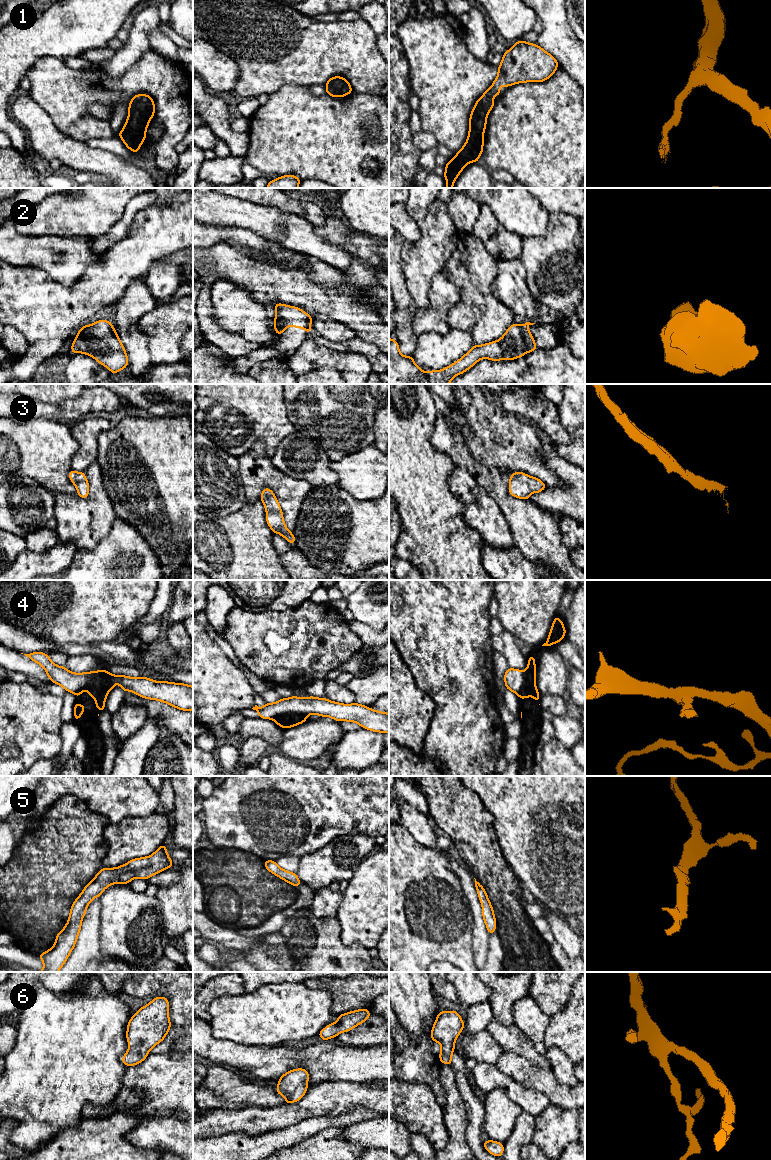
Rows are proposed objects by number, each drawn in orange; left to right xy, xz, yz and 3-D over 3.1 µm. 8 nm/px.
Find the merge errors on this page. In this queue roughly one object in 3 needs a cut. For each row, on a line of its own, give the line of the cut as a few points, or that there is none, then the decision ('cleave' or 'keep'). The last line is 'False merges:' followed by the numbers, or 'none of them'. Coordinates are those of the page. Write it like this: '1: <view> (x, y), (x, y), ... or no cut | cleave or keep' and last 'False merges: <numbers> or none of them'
1: no cut | keep
2: no cut | keep
3: no cut | keep
4: xz (306, 715), (281, 714), (273, 719) | cleave
5: no cut | keep
6: no cut | keep
False merges: 4

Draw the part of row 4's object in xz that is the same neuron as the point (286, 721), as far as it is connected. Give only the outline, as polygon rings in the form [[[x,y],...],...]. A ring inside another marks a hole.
[[[286,714],[278,716],[273,720],[283,729],[287,729],[304,723],[307,720],[307,716],[302,714]]]

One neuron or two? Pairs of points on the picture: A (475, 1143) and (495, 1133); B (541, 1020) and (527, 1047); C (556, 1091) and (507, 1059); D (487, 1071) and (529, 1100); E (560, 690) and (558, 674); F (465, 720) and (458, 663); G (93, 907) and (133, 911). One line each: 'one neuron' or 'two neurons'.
A: two neurons
B: two neurons
C: one neuron
D: one neuron
E: one neuron
F: one neuron
G: two neurons

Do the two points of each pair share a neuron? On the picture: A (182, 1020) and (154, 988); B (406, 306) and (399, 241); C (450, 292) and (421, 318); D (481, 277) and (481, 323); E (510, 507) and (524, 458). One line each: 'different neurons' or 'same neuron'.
A: same neuron
B: same neuron
C: same neuron
D: same neuron
E: different neurons

